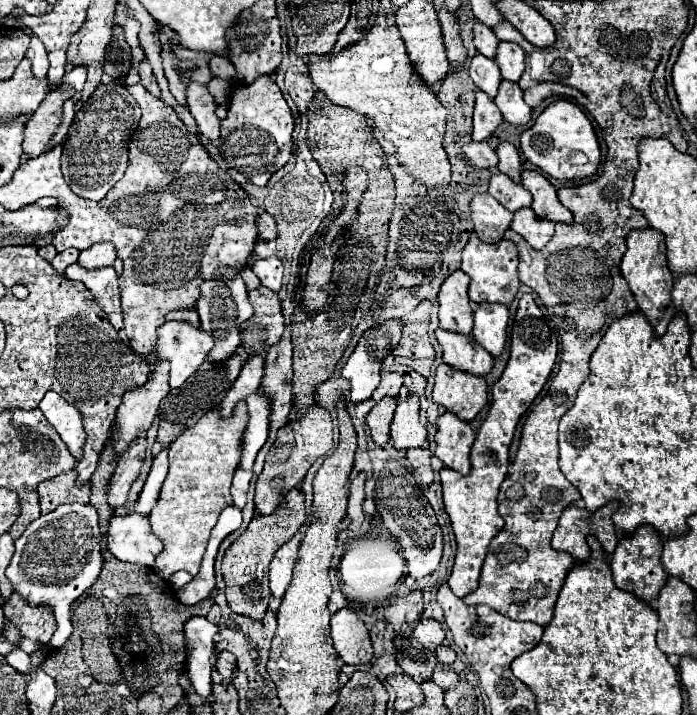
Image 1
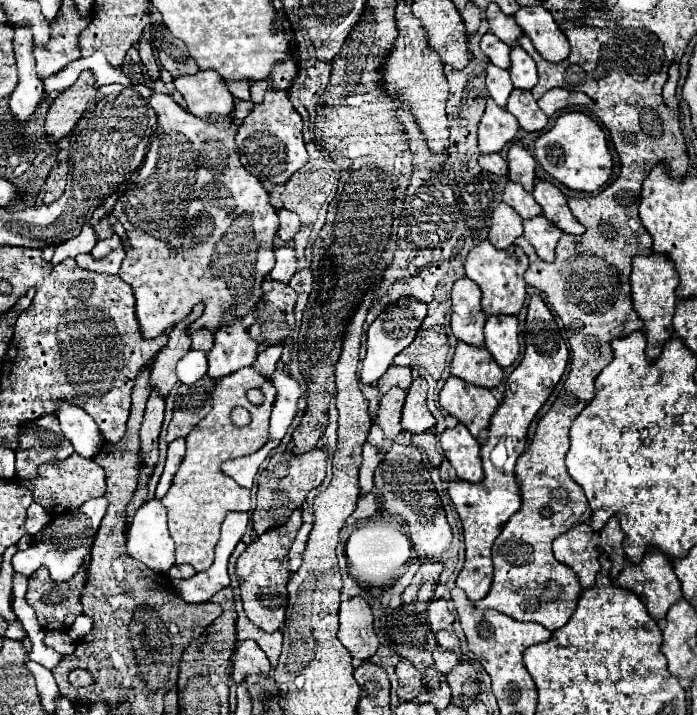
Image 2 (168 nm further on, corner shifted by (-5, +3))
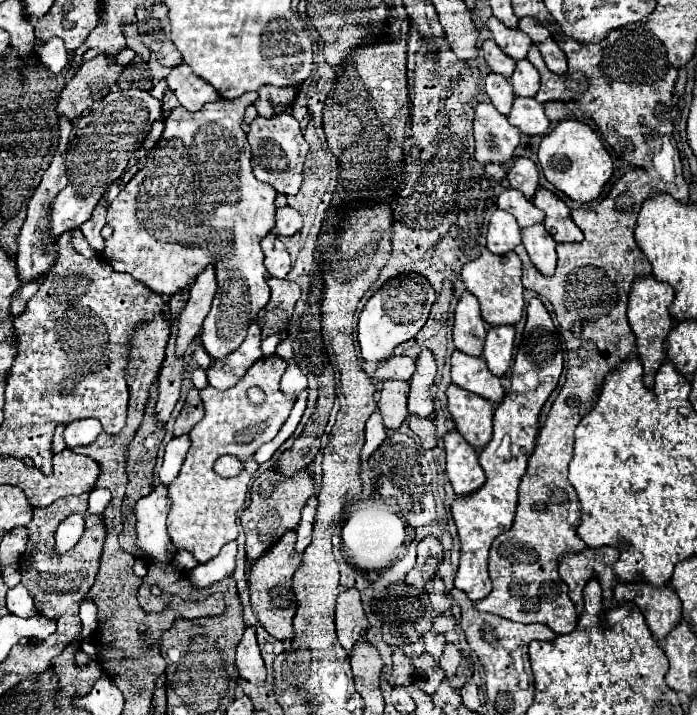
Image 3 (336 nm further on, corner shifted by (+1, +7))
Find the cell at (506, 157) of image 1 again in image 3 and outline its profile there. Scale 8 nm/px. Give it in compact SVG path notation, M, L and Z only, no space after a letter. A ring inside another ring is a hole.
M516 158L510 172L508 172L508 182L512 188L520 190L528 200L532 200L536 190L538 190L538 168L536 168L536 164L528 158Z

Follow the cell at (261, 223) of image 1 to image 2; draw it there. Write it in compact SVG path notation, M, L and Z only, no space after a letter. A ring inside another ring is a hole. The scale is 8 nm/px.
M278 210L278 218L280 218L280 226L278 226L278 236L286 242L286 240L292 240L292 236L298 232L300 228L300 220L294 212L290 210Z

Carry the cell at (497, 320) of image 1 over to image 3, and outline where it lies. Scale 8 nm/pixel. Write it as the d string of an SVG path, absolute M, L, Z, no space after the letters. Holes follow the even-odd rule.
M498 326L498 328L488 330L482 358L486 360L494 376L502 378L508 372L512 364L512 348L514 348L514 328L512 326Z

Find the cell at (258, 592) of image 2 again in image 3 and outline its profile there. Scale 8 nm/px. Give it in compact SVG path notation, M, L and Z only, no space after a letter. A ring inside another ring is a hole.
M286 532L286 536L282 536L272 546L272 550L268 550L260 560L256 560L248 568L252 610L258 616L258 620L262 622L262 626L266 628L266 632L270 636L274 636L276 640L292 640L294 638L292 618L298 608L298 602L296 602L296 594L292 590L292 576L302 562L302 556L294 550L294 544L296 544L296 532Z

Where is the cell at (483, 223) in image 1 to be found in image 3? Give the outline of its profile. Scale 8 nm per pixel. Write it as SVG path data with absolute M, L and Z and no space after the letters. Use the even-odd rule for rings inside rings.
M496 210L492 214L486 240L488 240L488 250L494 254L502 256L502 254L512 252L522 242L520 226L514 220L514 216L510 216L510 212Z

